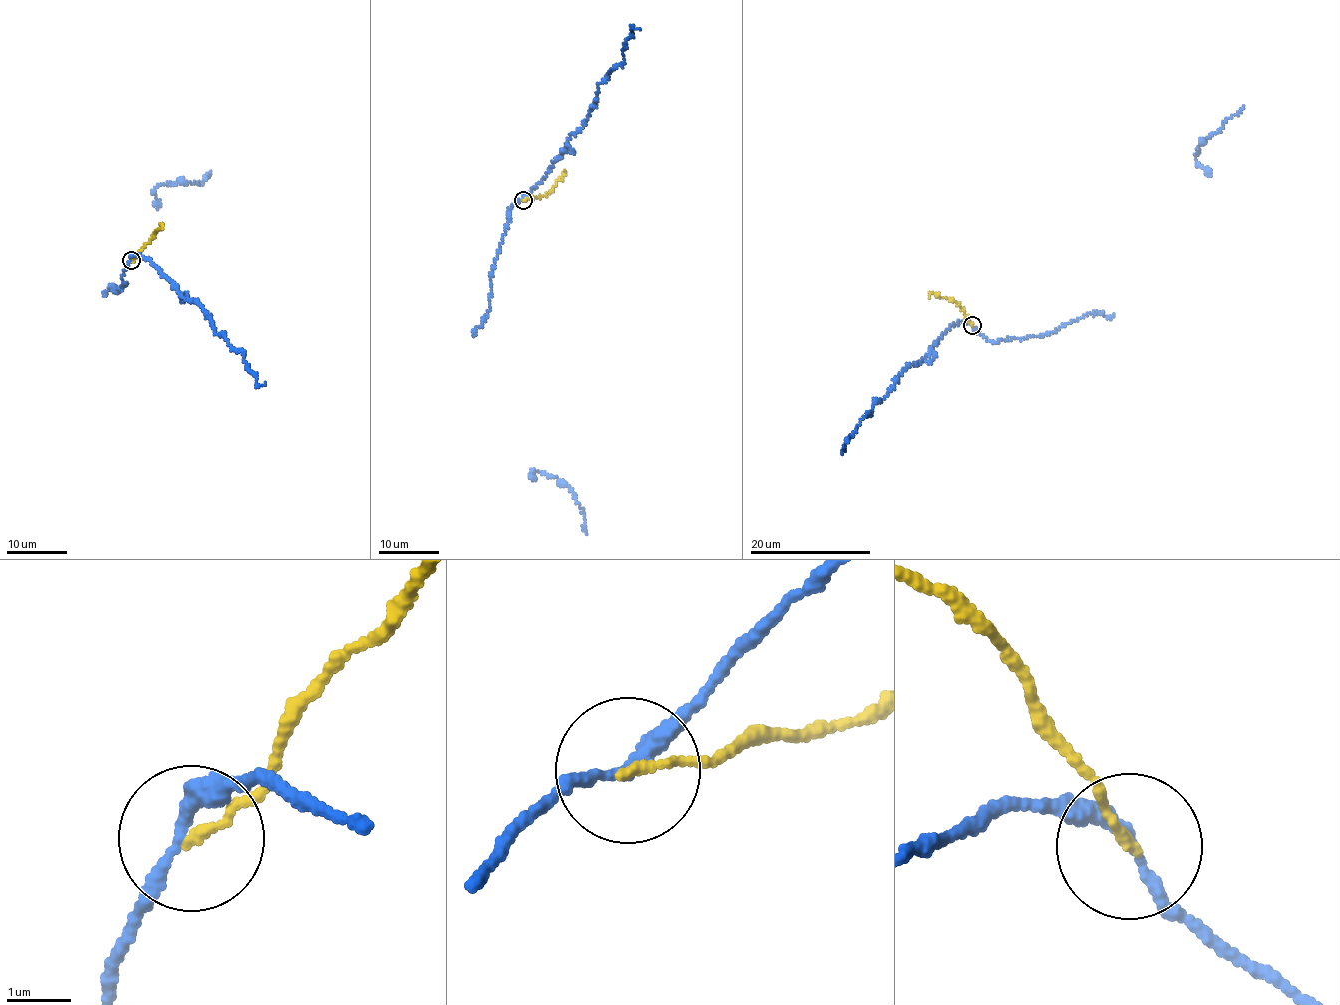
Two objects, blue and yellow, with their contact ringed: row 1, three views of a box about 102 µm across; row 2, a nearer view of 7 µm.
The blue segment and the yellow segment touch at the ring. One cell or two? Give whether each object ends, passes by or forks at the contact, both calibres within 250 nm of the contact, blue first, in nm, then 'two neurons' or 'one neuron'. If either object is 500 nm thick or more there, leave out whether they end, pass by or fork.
blue passes by; yellow ends there; 200 nm thick on the blue side, 140 nm on the other; two neurons

